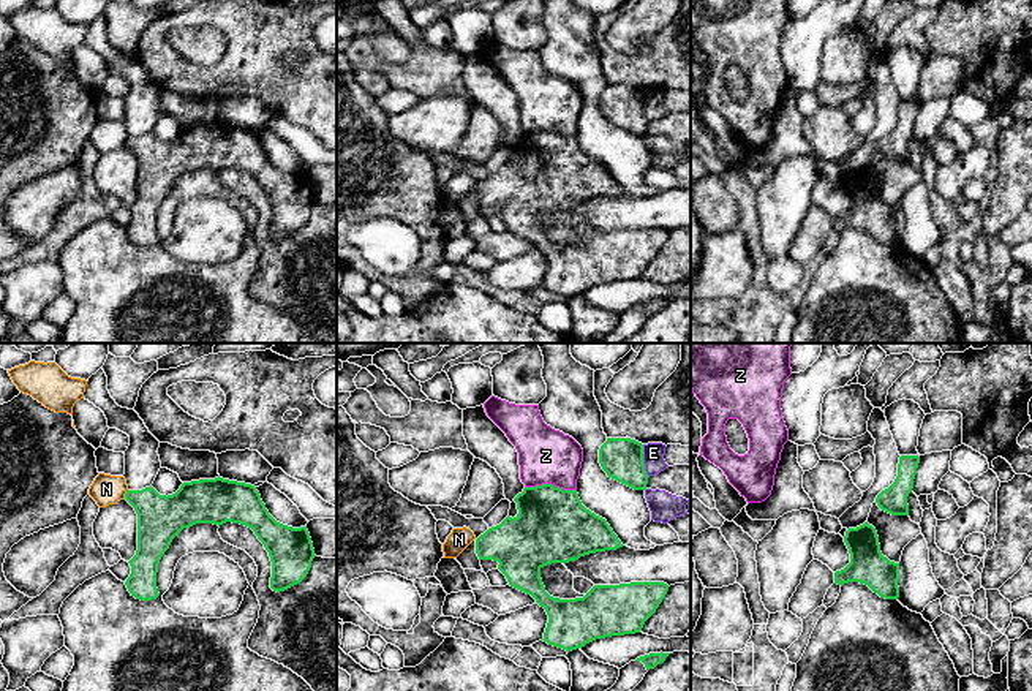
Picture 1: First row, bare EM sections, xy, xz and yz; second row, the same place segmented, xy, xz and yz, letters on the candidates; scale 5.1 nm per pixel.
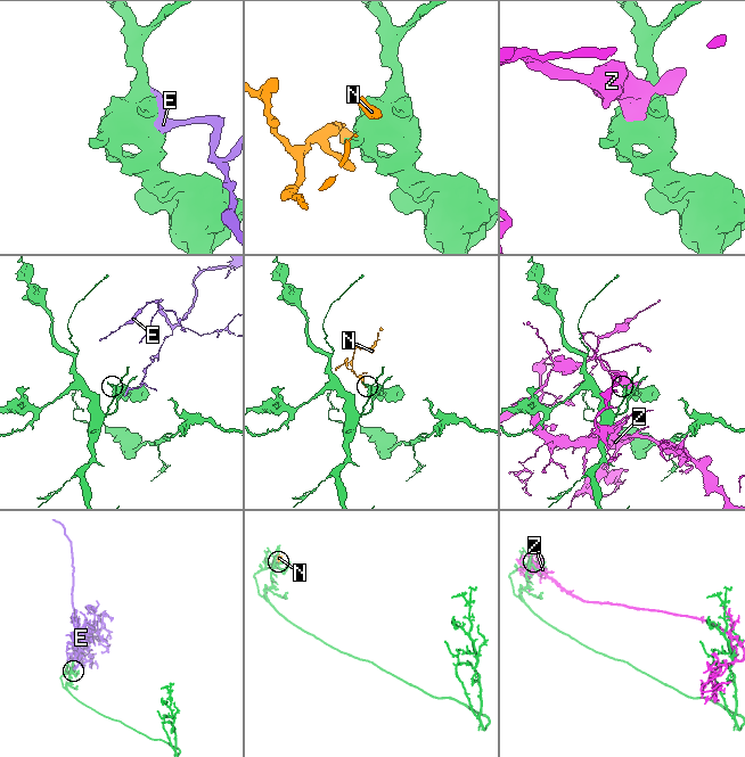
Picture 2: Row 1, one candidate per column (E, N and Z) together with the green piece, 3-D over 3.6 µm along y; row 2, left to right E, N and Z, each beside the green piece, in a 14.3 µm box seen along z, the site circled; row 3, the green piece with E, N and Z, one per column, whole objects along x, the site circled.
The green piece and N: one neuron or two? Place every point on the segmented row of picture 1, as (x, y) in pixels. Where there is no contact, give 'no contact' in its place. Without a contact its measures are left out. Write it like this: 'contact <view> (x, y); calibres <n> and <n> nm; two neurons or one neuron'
contact xy (125, 494); calibres 240 and 150 nm; two neurons

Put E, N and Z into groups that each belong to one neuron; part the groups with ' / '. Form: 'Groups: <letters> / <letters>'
Groups: E / N / Z

